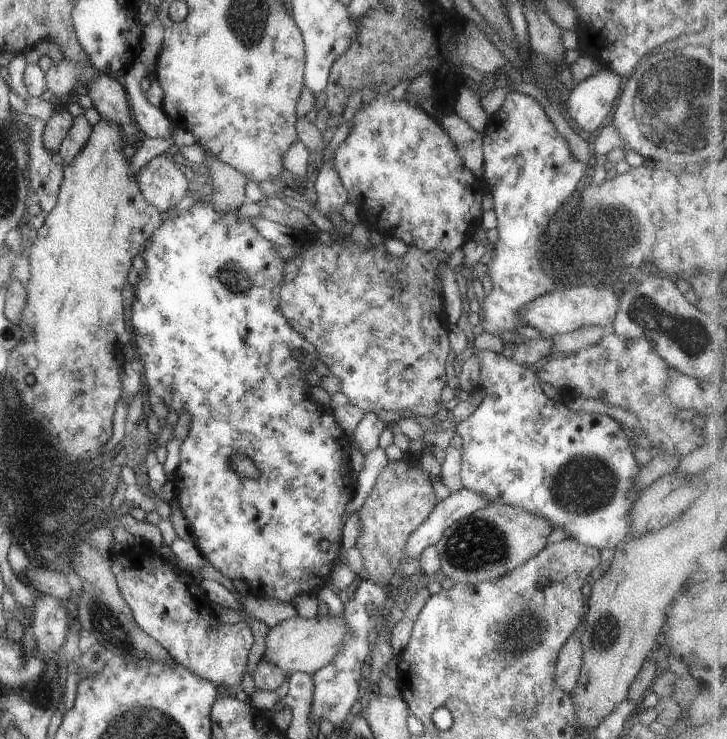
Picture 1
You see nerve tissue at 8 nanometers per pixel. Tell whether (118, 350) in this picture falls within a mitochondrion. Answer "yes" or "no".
no

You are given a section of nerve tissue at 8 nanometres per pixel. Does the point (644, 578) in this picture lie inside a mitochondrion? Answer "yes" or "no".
no

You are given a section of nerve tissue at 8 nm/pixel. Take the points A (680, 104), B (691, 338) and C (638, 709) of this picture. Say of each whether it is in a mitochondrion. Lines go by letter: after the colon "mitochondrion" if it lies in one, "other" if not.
A: mitochondrion
B: mitochondrion
C: other

